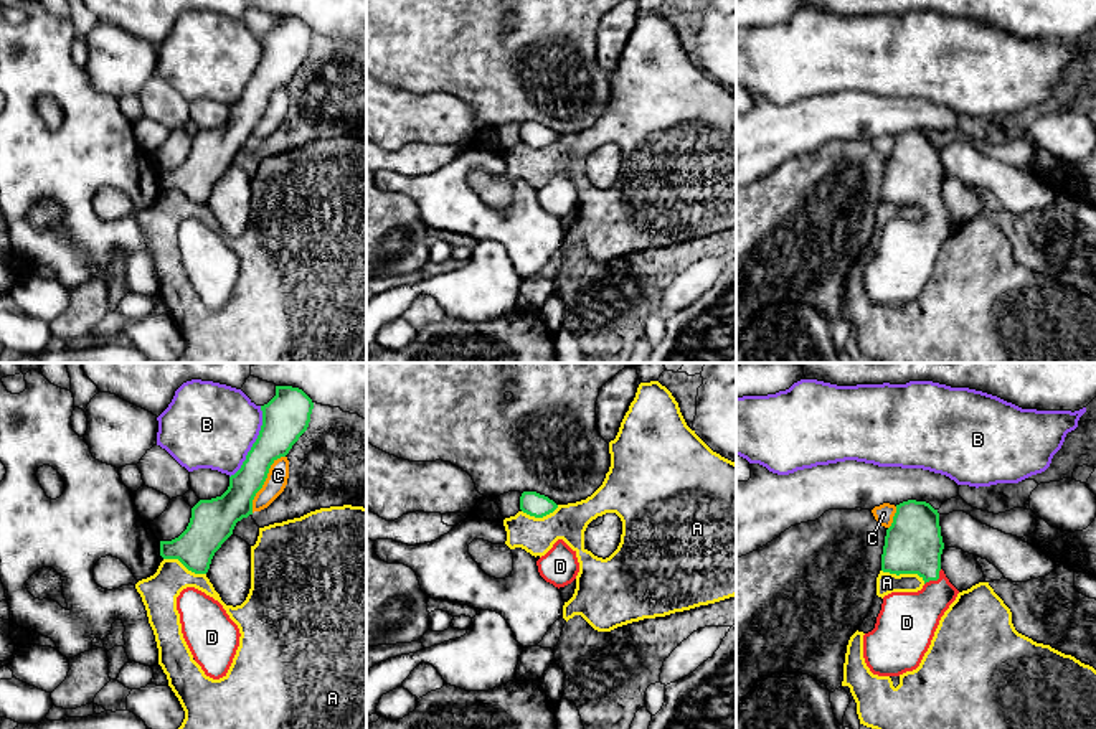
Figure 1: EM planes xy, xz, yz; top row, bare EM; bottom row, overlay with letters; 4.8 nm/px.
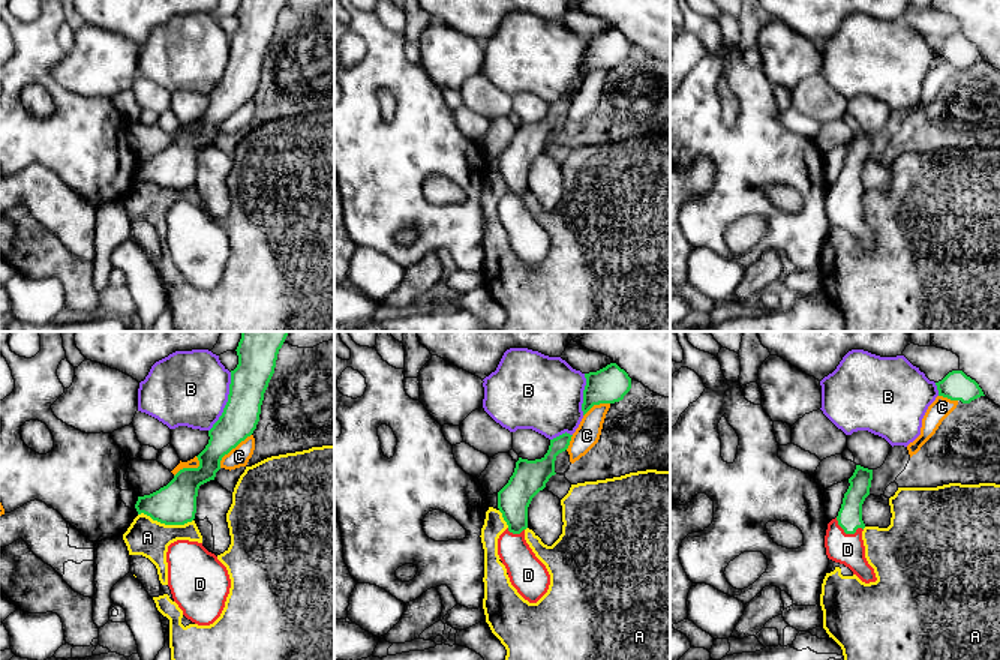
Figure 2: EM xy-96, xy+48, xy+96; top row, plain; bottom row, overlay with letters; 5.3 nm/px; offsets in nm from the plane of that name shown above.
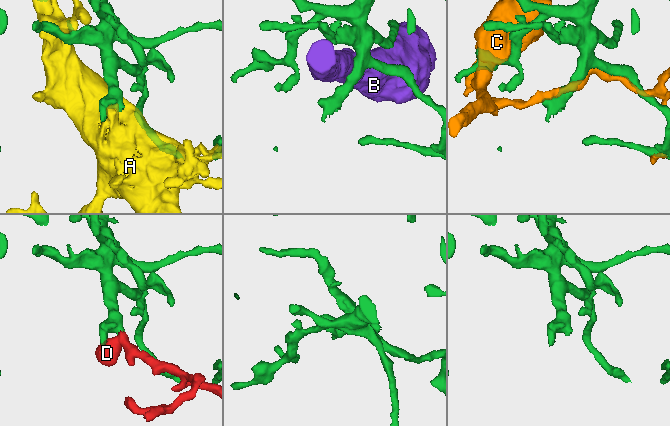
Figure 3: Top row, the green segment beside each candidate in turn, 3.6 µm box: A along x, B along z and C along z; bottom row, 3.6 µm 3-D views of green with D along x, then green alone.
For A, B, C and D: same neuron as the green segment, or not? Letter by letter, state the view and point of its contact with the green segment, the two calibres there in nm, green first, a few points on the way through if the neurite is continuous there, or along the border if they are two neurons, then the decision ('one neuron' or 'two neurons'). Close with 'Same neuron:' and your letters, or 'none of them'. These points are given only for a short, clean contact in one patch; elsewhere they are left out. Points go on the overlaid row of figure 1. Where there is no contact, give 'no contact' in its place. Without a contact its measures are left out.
A: contact yz (903, 573); calibres 280 and 100 nm; two neurons
B: contact xy (255, 442); calibres 220 and 420 nm; two neurons
C: contact xy (264, 480); calibres 180 and 100 nm; two neurons
D: contact yz (935, 579); calibres 280 and 280 nm; way yz (913, 545), (935, 579), (935, 594), (907, 622); one neuron
Same neuron: D

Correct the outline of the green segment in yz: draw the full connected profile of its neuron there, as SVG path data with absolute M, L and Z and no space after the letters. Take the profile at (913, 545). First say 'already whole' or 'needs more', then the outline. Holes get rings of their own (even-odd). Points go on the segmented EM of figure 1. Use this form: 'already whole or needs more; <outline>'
needs more; M916 500L896 505L893 523L885 536L881 571L896 576L918 574L924 586L918 592L891 592L883 597L875 628L863 635L863 658L873 675L900 676L913 671L928 651L941 617L959 594L941 569L942 549L938 510Z

